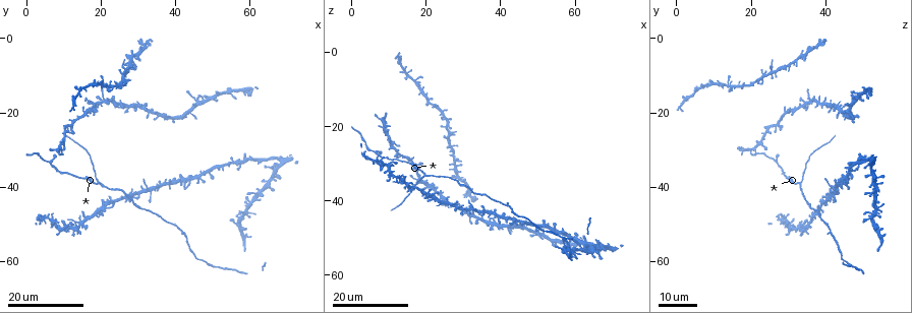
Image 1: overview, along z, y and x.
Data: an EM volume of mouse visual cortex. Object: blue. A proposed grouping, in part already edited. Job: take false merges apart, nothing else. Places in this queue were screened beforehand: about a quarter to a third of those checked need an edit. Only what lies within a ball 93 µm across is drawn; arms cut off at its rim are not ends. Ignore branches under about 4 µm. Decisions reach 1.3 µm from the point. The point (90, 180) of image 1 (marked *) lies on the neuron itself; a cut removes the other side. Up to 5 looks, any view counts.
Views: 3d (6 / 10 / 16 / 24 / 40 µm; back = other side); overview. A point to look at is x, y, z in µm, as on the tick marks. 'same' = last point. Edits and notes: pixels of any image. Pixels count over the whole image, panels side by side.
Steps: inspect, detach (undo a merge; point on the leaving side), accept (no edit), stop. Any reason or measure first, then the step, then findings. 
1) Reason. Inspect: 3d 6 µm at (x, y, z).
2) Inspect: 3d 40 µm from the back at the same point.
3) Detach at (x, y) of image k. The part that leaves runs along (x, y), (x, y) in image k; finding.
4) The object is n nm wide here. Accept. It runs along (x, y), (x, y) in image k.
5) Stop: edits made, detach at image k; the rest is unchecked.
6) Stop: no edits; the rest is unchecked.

Two arms in line, one across. Inspect: 3d 24 µm at (9.5, 28.0, 22.0).

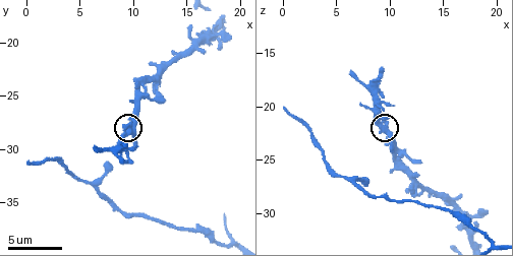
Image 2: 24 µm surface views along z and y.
Inspect: 3d 6 µm at the same point.

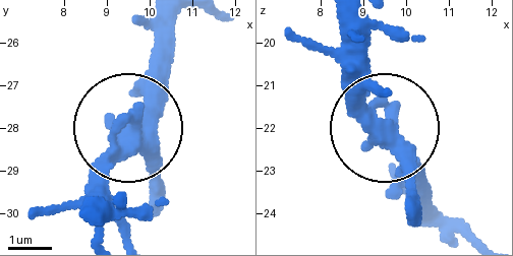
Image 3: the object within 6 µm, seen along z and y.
3 arms meet here. Accept. One neuron here.

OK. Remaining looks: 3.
Three arms meet. Inspect: 3d 16 µm at (6.2, 33.2, 26.6).

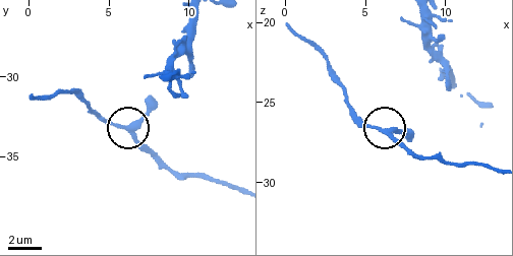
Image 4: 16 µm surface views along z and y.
Inspect: 3d 6 µm at (6.2, 33.1, 26.6).

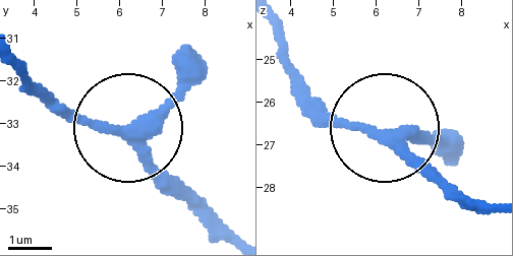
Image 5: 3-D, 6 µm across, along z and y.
The side arm is 10 µm long. Accept. It runs along (229, 239), (141, 140), (88, 126), (25, 89) in image 5; one neuron here.

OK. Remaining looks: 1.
Stop: no edits; the rest is unchecked.

